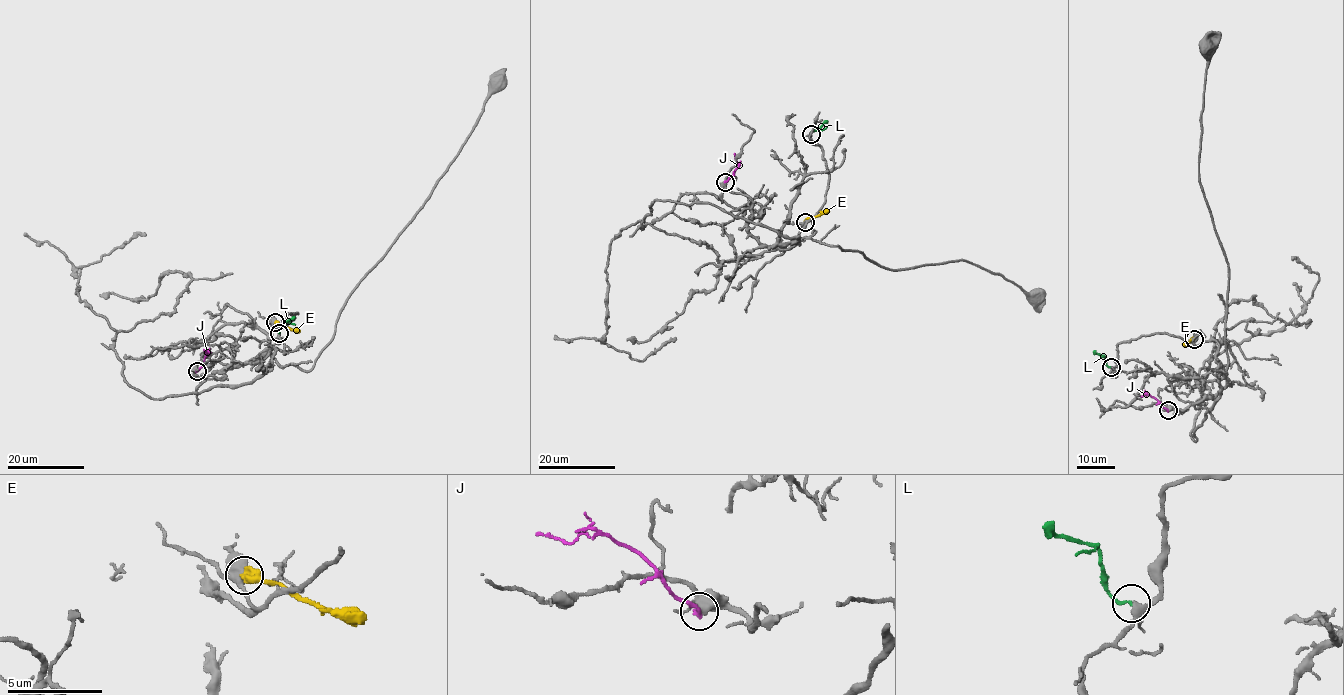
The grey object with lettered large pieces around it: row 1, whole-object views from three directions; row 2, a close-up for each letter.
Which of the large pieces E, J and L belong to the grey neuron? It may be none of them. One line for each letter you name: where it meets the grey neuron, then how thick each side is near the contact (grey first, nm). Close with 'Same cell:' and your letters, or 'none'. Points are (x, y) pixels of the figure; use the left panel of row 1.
L: Touches grey at (279, 333). Thickness 240 nm (grey) against 160 nm
Same cell: L

